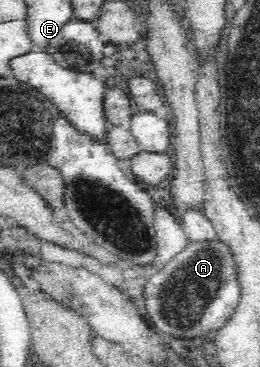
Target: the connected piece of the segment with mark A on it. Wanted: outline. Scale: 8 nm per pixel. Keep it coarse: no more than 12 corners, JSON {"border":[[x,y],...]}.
{"border":[[222,239],[188,242],[148,276],[146,319],[176,338],[228,324],[242,298]]}

